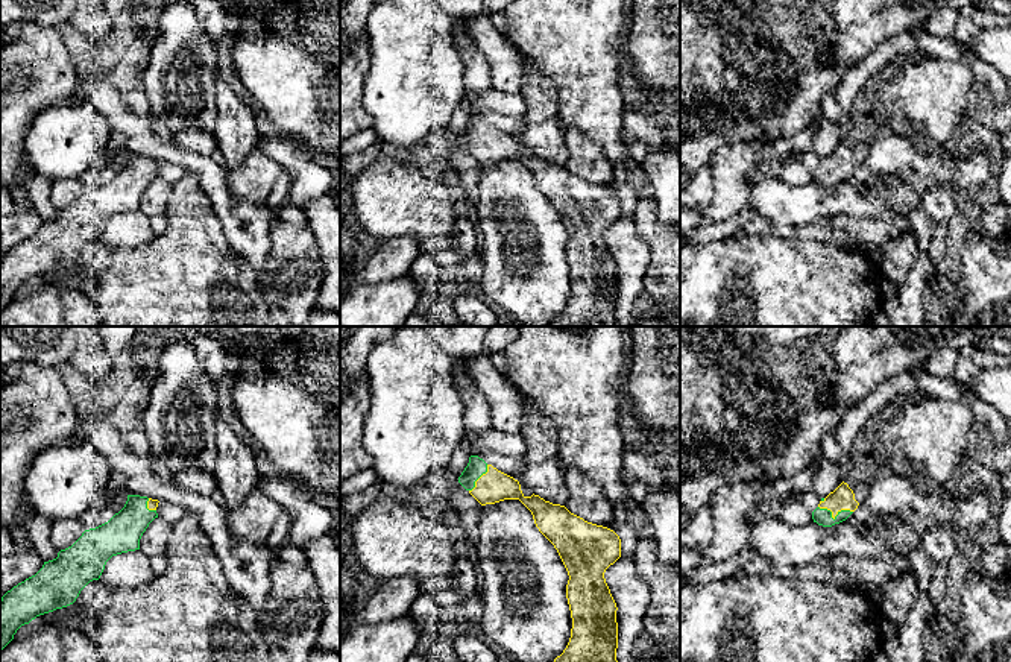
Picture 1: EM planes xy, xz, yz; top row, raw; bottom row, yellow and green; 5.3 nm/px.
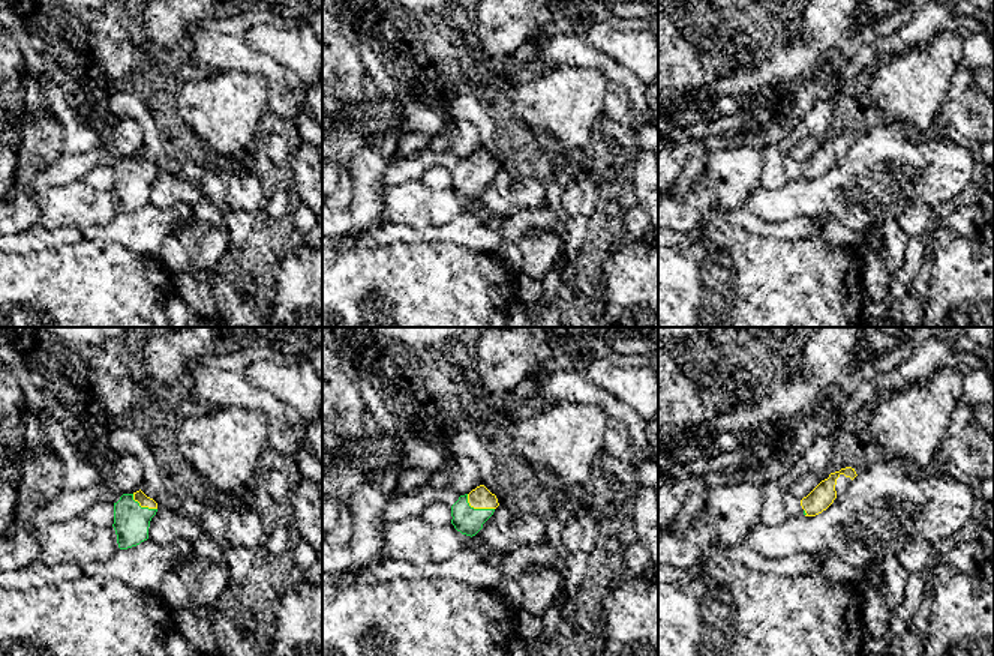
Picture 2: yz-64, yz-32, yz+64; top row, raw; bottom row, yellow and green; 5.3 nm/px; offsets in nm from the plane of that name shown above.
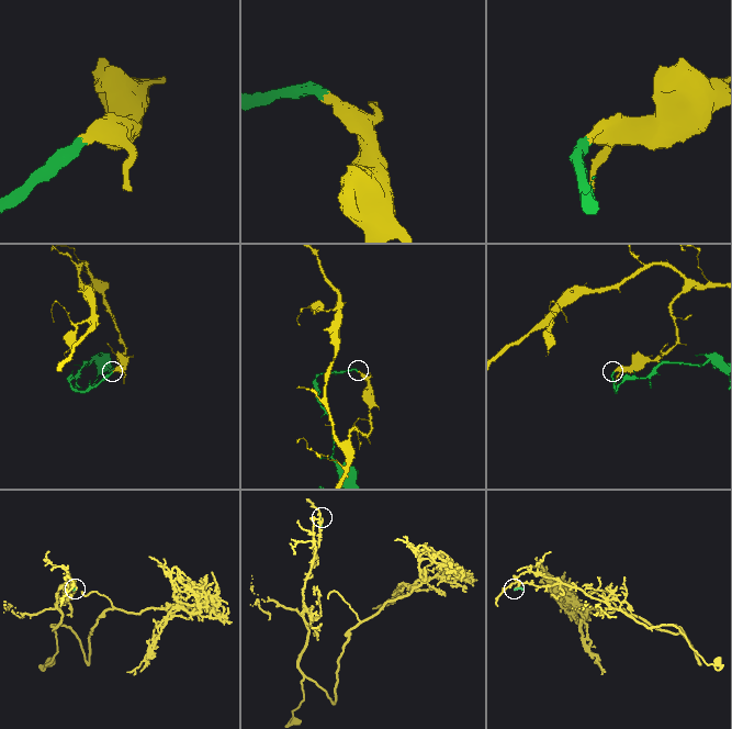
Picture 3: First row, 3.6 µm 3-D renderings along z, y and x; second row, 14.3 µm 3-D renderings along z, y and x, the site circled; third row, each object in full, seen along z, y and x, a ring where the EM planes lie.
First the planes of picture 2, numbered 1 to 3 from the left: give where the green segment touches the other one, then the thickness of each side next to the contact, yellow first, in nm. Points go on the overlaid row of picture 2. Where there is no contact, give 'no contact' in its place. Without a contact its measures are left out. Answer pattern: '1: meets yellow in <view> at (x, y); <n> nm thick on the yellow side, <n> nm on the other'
1: meets yellow in yz-64 at (143, 506); 60 nm thick on the yellow side, 190 nm on the other
2: meets yellow in yz-32 at (477, 508); 120 nm thick on the yellow side, 150 nm on the other
3: meets yellow in yz+64 at (805, 512); 120 nm thick on the yellow side, 20 nm on the other

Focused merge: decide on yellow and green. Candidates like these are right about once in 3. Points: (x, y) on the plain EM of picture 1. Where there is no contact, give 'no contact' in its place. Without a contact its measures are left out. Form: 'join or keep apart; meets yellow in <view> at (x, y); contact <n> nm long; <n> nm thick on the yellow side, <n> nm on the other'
join; meets yellow in yz at (835, 175); contact 190 nm long; 130 nm thick on the yellow side, 90 nm on the other

